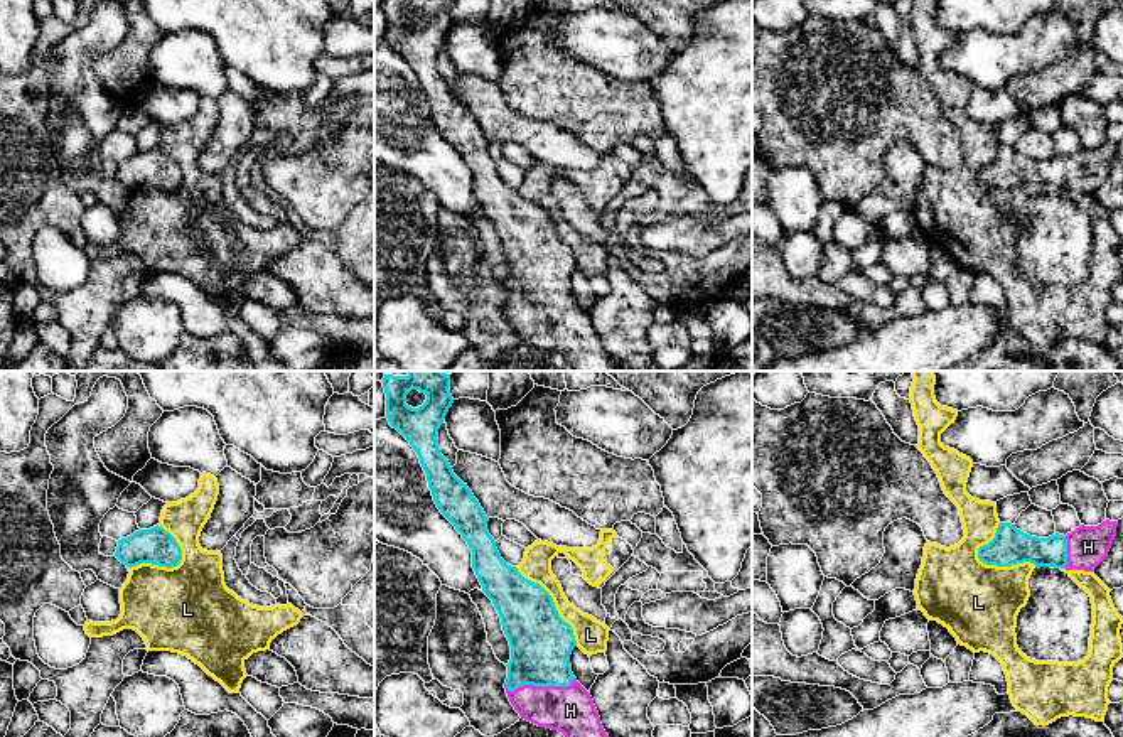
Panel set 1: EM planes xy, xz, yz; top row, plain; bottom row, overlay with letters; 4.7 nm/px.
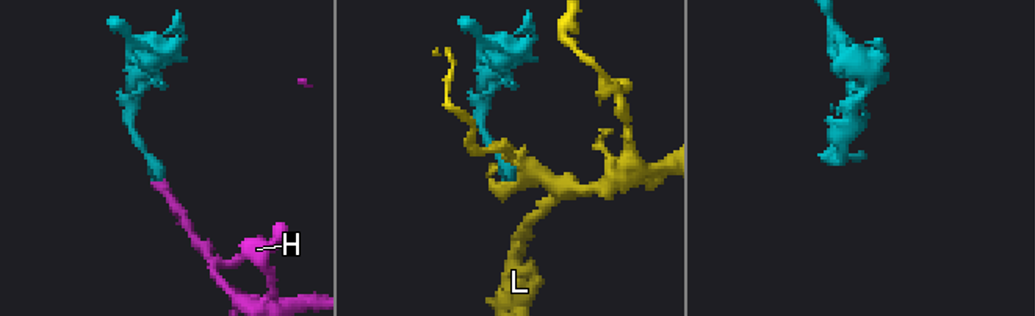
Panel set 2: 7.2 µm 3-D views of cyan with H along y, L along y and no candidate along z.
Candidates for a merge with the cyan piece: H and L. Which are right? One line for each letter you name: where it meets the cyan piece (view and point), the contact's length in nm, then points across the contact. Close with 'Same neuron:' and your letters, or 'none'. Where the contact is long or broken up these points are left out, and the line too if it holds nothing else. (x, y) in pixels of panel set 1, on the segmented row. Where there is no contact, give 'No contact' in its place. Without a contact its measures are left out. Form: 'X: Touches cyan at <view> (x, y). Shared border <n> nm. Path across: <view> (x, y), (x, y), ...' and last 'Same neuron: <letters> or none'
H: Touches cyan at xz (540, 685). Shared border 340 nm. Path across: xz (540, 640), (540, 685), (570, 710)
Same neuron: H

